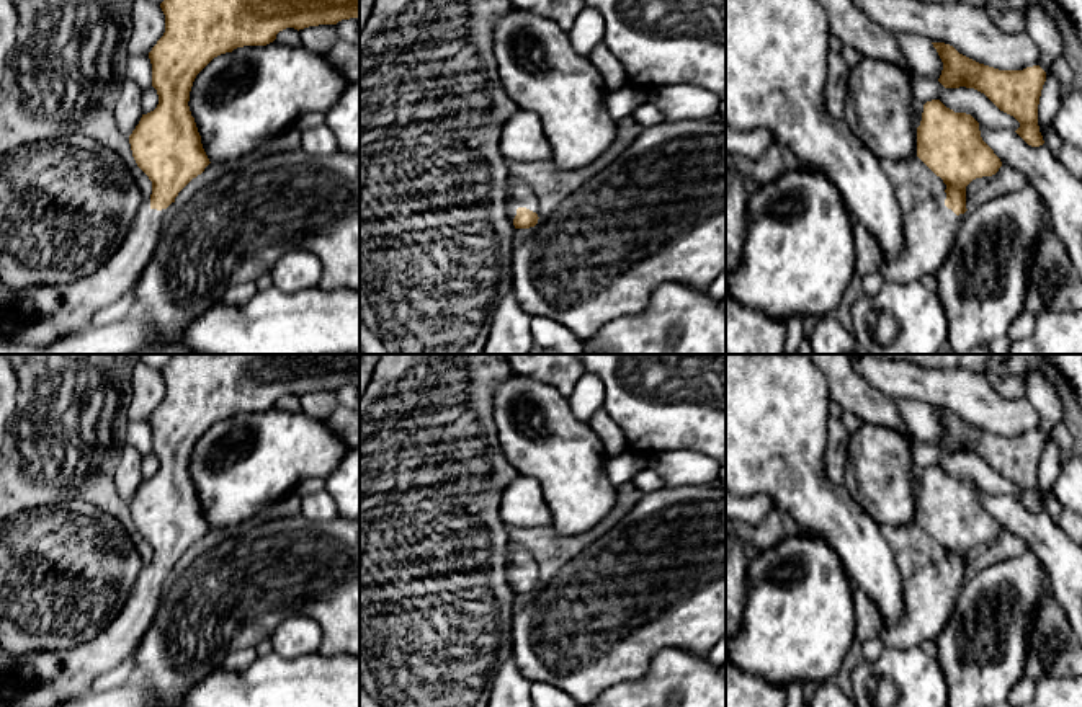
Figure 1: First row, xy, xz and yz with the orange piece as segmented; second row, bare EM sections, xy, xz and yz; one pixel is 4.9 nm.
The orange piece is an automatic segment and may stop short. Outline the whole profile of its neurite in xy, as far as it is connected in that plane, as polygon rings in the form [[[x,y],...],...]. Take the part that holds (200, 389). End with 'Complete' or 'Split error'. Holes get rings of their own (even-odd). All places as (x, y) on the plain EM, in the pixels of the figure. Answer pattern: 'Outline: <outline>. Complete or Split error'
Outline: [[[175,354],[162,369],[165,398],[149,418],[152,429],[152,452],[159,470],[142,480],[129,501],[137,532],[152,547],[152,560],[144,565],[121,614],[93,640],[72,650],[44,650],[18,656],[0,655],[0,707],[56,707],[92,691],[95,679],[137,650],[157,614],[163,585],[173,575],[178,558],[211,529],[191,482],[188,467],[196,441],[217,421],[244,411],[266,411],[286,394],[304,395],[319,390],[337,390],[342,385],[360,384],[360,354]]]. Split error

